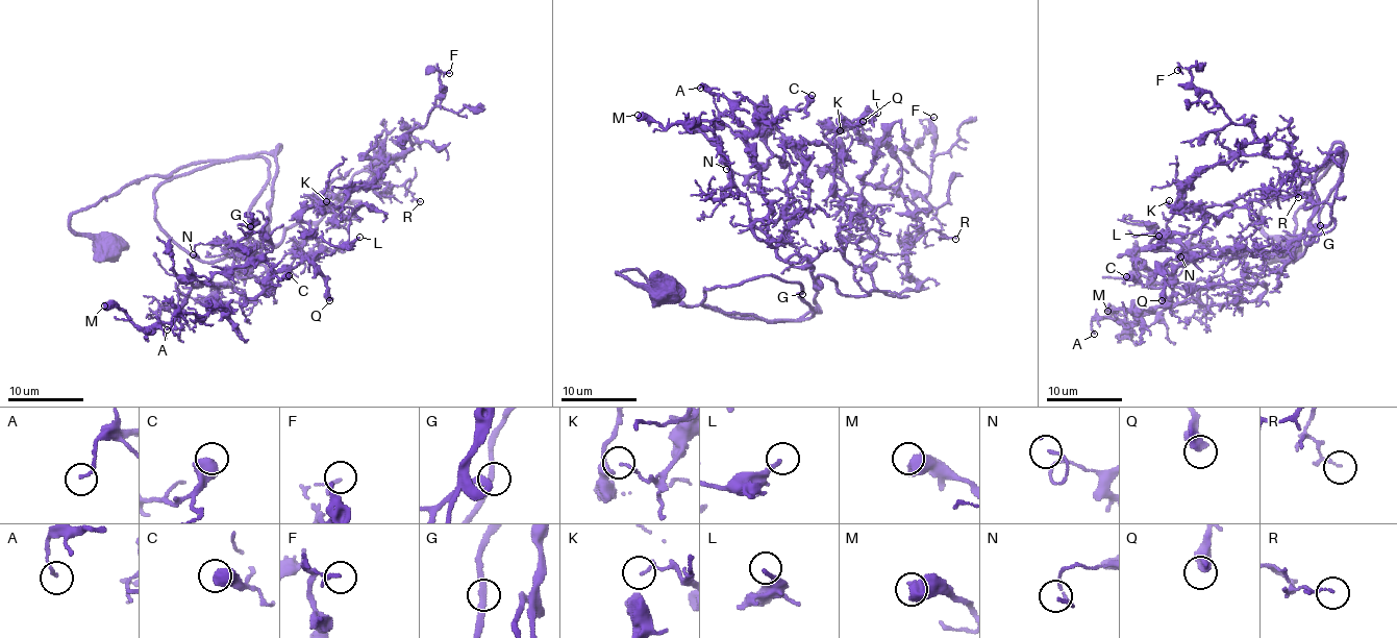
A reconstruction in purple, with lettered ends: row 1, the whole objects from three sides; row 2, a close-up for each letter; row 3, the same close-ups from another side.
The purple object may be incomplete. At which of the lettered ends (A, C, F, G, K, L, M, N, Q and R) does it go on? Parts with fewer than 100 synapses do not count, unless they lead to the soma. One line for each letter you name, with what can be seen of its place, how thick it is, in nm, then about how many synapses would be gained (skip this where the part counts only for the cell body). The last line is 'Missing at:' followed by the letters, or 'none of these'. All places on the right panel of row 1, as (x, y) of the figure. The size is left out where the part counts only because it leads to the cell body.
Missing at: none of these

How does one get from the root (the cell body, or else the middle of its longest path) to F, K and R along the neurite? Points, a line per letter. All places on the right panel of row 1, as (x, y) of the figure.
F: (1285, 252), (1258, 213), (1343, 147), (1307, 243), (1335, 220), (1341, 158), (1268, 156), (1177, 70)
K: (1285, 252), (1258, 213), (1340, 143), (1308, 243), (1335, 220), (1337, 152), (1239, 154), (1169, 200)
R: (1285, 252), (1258, 213), (1340, 143), (1308, 243), (1335, 220), (1337, 152), (1286, 180), (1298, 197)

